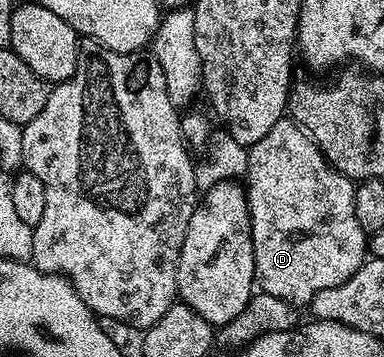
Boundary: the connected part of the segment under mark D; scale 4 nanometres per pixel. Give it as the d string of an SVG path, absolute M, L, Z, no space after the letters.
M283 118L267 130L259 142L255 142L249 149L249 170L247 173L247 195L249 198L249 213L251 214L251 234L253 235L253 249L255 250L255 270L257 271L256 283L260 291L274 295L275 298L285 299L287 303L294 306L308 305L319 294L319 290L331 290L331 286L339 286L355 274L367 259L367 234L360 228L359 220L355 214L355 184L349 177L341 172L336 172L327 162L327 158L319 150L319 146L308 134L302 130L292 118Z

